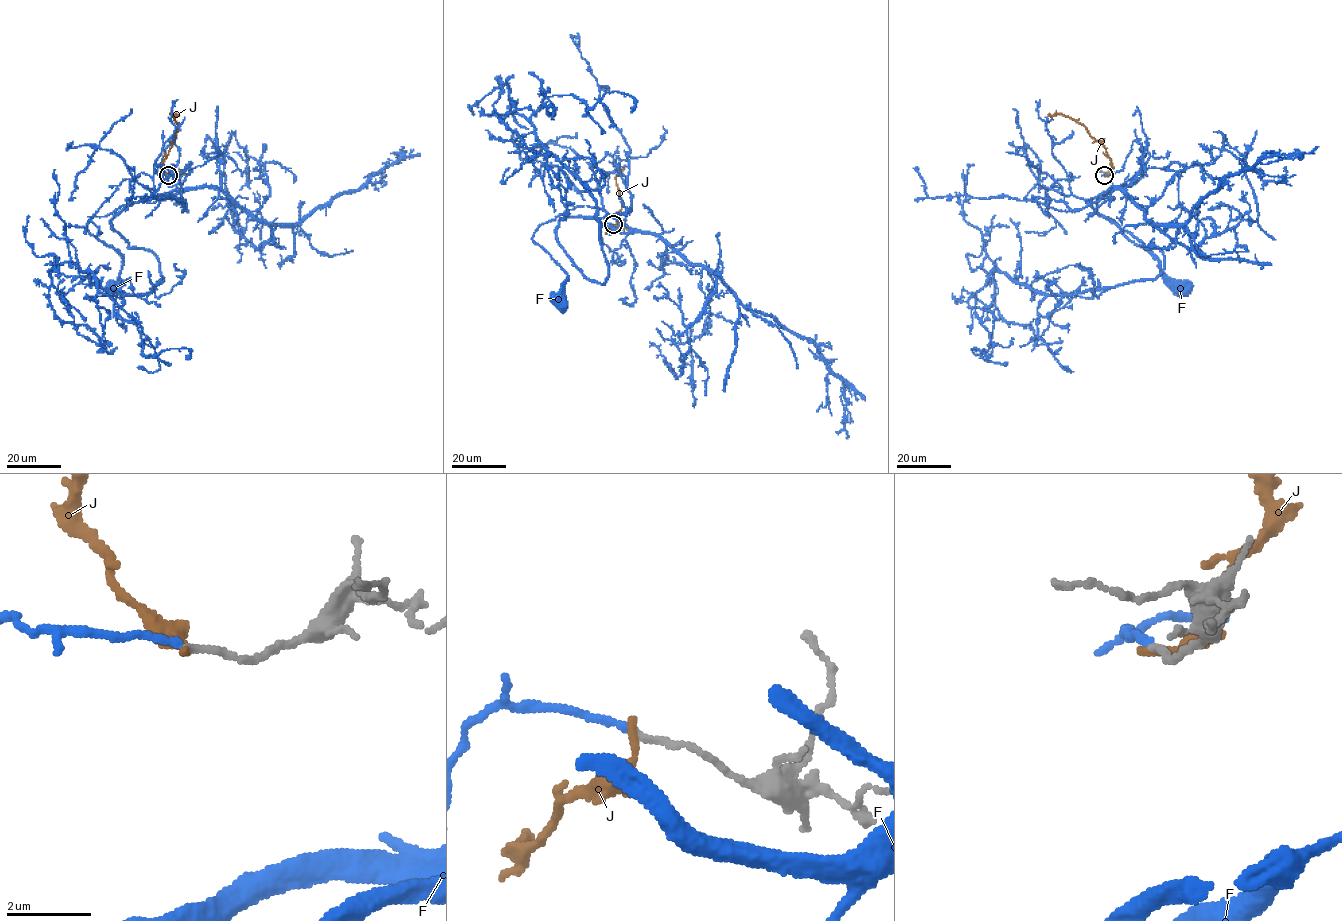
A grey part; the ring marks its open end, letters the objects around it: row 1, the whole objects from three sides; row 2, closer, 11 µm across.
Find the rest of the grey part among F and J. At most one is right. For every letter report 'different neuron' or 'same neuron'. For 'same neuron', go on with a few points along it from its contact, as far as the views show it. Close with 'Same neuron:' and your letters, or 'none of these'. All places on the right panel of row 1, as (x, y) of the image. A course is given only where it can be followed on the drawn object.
F: same neuron; it runs (1104, 176), (1121, 170), (1133, 142), (1140, 145), (1145, 165), (1141, 178), (1086, 203), (1145, 247), (1182, 287)
J: different neuron
Same neuron: F

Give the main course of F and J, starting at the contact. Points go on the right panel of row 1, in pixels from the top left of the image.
F: (1104, 176), (1121, 170), (1133, 142), (1140, 145), (1145, 165), (1141, 178), (1086, 203), (1145, 247), (1182, 287)
J: (1104, 176), (1112, 163), (1103, 145), (1072, 118), (1060, 114), (1047, 114)

